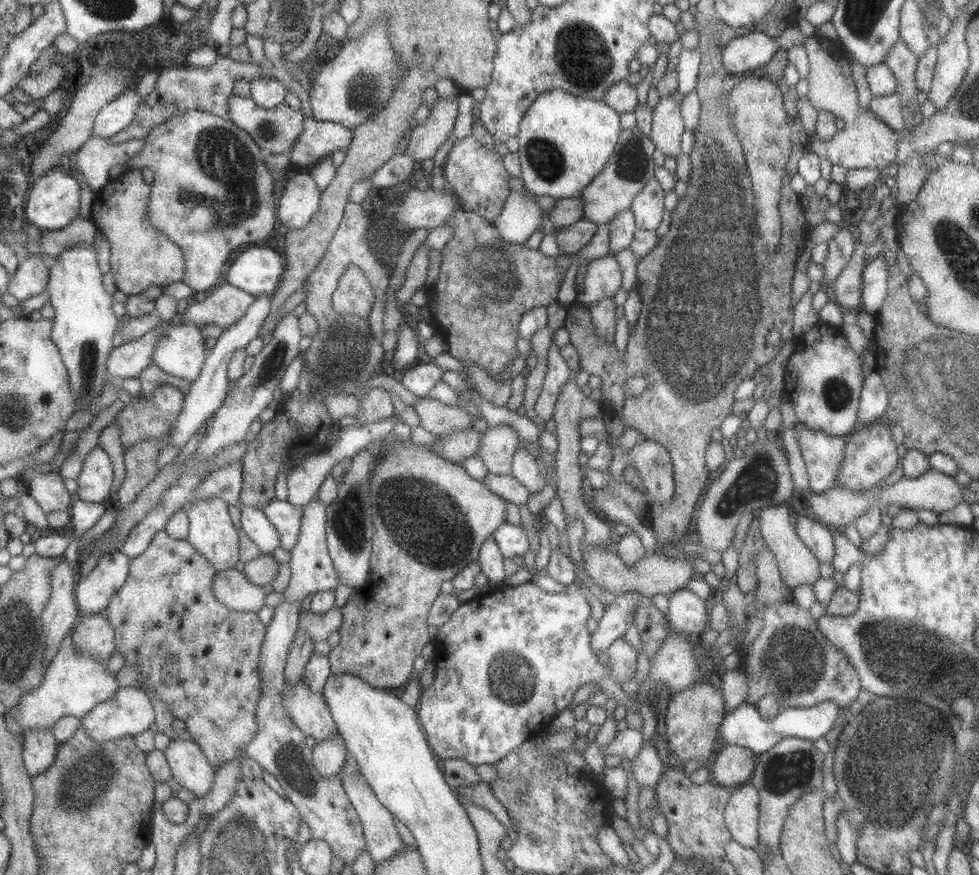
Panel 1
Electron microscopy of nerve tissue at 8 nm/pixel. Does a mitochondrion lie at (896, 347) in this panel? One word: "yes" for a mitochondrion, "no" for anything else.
no

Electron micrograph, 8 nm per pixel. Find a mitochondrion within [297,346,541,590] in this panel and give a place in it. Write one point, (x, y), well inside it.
(425, 521)

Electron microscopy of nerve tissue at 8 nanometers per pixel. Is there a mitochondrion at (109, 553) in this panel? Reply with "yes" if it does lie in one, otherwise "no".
no

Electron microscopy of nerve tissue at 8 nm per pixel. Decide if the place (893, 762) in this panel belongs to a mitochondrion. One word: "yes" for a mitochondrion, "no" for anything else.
yes

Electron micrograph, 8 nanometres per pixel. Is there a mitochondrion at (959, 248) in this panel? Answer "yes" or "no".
yes

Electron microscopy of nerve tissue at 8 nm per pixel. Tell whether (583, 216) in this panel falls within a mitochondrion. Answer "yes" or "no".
no

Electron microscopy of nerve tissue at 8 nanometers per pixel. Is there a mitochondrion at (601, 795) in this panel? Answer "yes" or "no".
no

